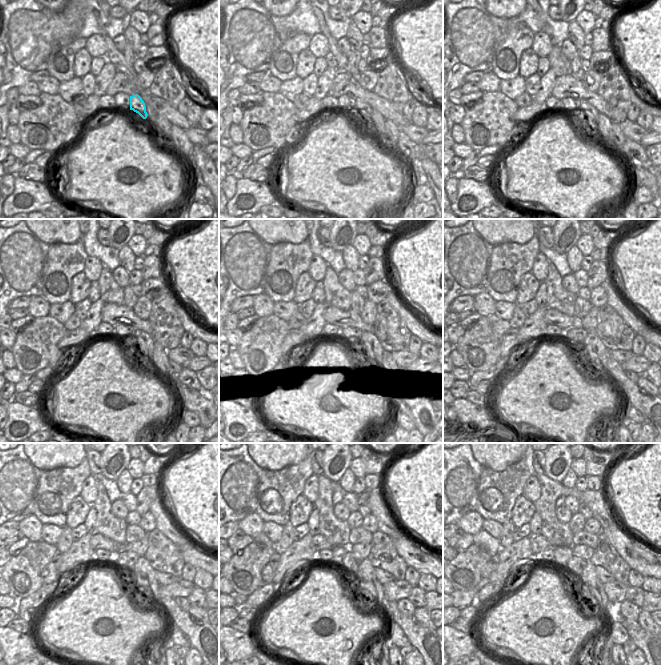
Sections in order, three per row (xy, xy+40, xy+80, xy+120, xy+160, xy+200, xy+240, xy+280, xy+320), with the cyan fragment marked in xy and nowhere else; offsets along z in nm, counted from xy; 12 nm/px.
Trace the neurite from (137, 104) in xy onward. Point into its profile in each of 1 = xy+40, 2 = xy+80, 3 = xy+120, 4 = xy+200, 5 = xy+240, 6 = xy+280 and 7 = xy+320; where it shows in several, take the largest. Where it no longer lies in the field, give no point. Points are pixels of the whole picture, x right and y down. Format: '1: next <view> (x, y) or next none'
1: next xy+40 (362, 107)
2: next xy+80 (590, 113)
3: next xy+120 (145, 342)
4: next xy+200 (592, 348)
5: next xy+240 (144, 576)
6: next xy+280 (368, 585)
7: next xy+320 (592, 588)

